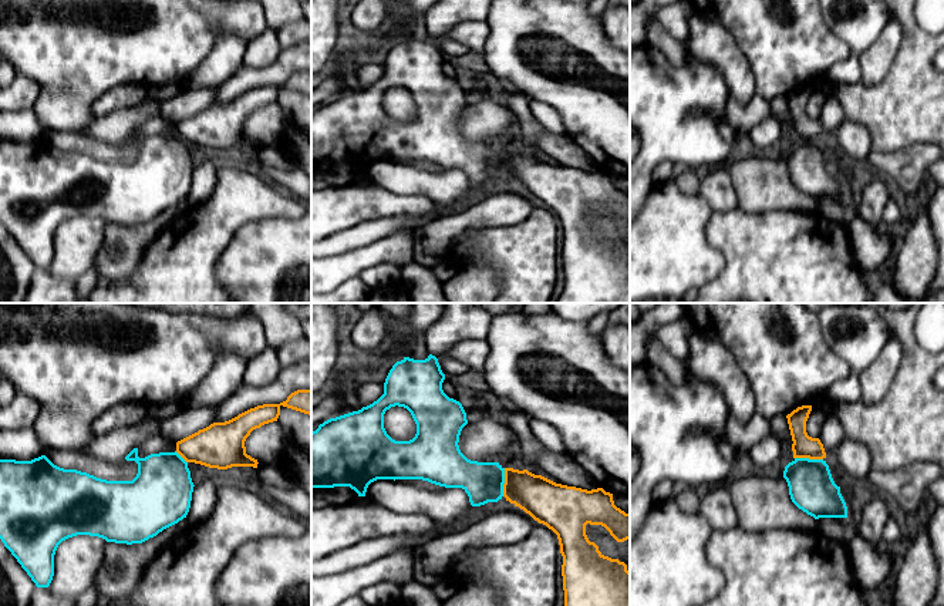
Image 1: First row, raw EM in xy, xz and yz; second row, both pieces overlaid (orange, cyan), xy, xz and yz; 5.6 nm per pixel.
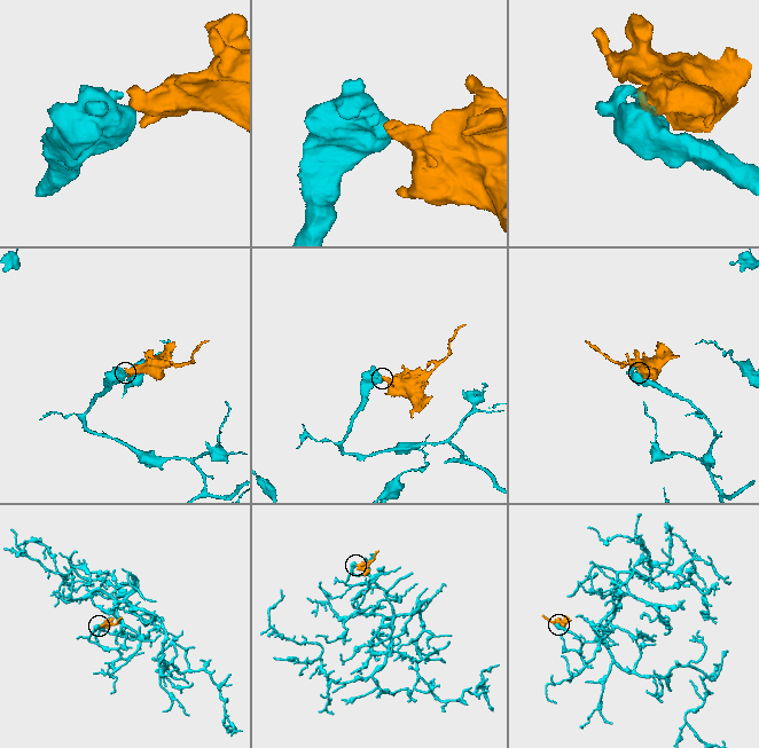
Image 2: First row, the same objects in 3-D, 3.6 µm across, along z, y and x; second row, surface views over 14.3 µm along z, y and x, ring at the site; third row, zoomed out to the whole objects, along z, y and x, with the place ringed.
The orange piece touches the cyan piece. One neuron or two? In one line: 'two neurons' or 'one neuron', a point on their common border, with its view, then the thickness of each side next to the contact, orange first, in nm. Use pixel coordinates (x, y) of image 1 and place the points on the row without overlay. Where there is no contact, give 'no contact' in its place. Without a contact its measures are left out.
two neurons; contact xz (505, 164); calibres 240 and 220 nm

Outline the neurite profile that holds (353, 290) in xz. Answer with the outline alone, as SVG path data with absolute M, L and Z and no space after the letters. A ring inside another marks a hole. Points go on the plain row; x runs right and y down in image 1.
M360 276L351 277L328 293L311 293L311 303L358 303L371 294Z

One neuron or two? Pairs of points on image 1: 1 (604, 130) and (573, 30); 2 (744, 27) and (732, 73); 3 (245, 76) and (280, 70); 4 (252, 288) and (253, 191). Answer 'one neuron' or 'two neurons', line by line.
1: one neuron
2: two neurons
3: one neuron
4: two neurons

